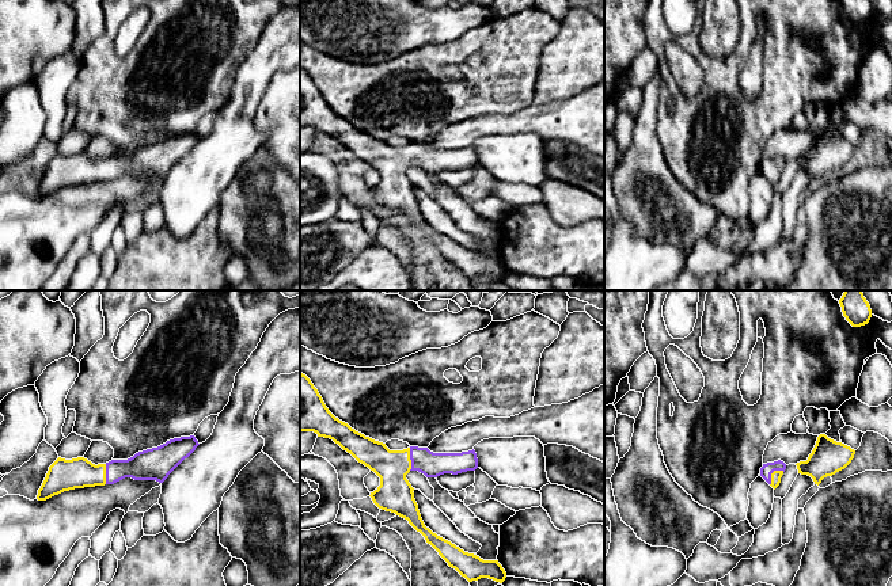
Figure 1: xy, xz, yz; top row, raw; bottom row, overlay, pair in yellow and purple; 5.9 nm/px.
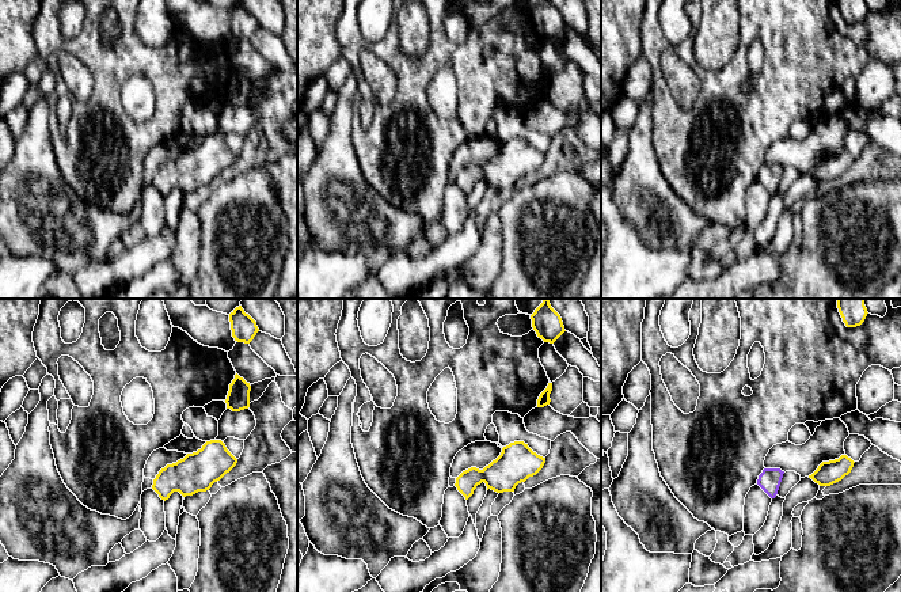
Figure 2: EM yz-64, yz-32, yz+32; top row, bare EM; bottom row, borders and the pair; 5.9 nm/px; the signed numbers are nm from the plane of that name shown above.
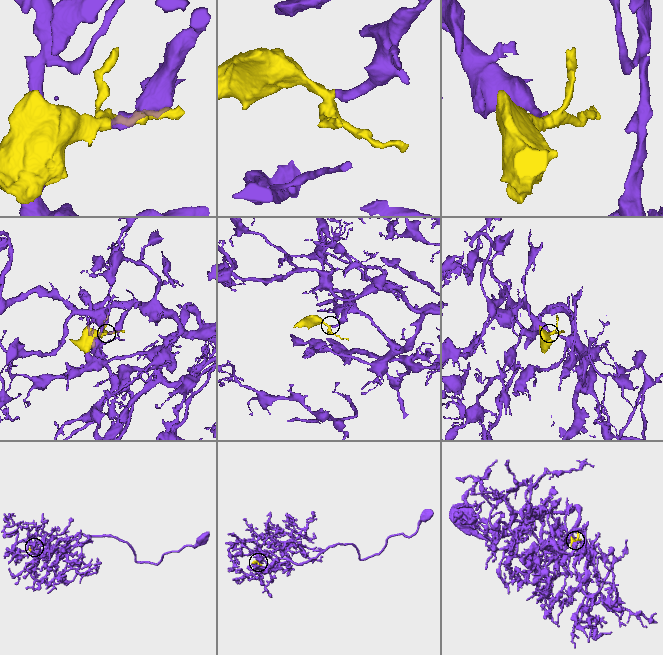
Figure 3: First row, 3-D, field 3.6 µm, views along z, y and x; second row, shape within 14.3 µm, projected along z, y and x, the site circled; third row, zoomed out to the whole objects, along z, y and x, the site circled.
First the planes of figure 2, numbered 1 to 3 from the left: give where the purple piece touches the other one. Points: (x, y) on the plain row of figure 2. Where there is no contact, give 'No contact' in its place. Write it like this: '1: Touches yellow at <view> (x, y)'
1: No contact
2: No contact
3: No contact

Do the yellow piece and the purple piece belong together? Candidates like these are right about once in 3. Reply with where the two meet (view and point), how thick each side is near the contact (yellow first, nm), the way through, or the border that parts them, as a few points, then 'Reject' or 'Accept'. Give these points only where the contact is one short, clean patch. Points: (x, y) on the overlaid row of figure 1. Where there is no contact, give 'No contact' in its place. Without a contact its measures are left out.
Touches yellow at yz (771, 474). Thickness 60 nm (yellow) against 70 nm. Accept

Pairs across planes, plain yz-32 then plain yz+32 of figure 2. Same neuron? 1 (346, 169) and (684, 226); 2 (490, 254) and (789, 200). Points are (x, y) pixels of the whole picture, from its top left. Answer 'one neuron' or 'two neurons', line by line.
1: one neuron
2: two neurons

